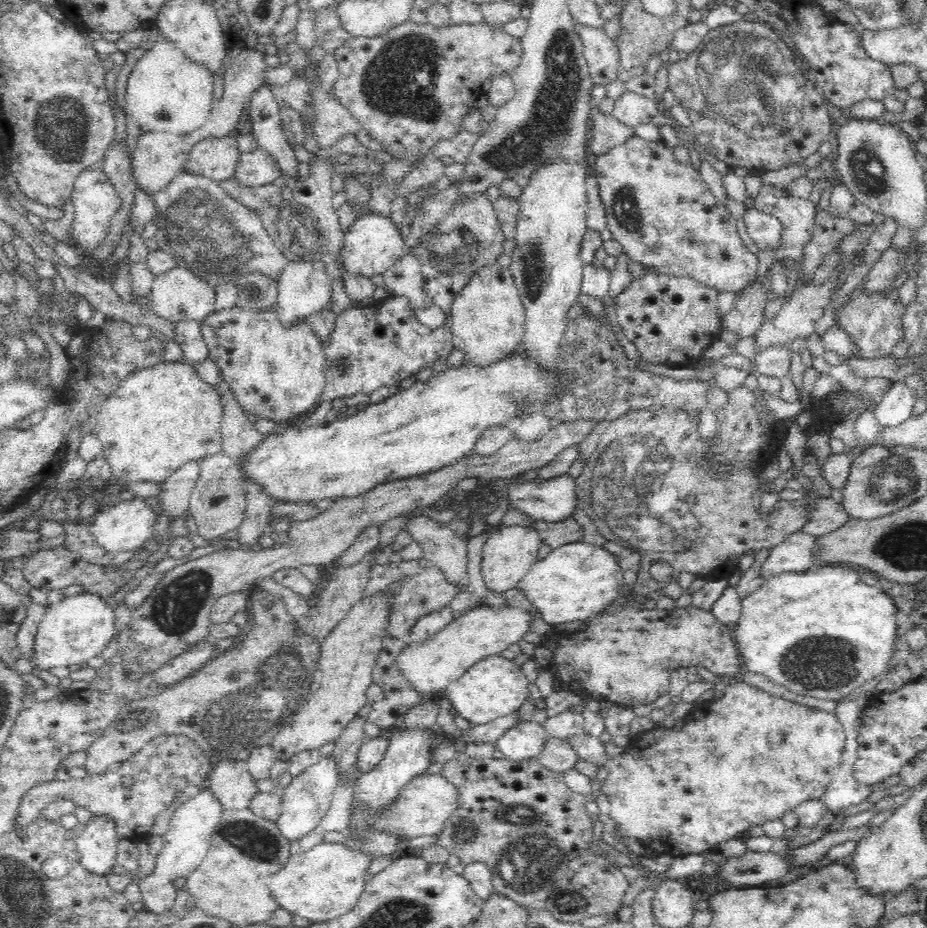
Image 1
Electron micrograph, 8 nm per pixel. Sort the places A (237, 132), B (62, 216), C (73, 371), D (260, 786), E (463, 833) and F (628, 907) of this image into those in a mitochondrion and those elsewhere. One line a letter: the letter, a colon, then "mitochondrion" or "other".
A: other
B: other
C: other
D: other
E: mitochondrion
F: other

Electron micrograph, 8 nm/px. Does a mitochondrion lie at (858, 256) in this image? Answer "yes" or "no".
no

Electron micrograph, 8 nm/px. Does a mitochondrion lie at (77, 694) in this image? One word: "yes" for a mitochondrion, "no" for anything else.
no

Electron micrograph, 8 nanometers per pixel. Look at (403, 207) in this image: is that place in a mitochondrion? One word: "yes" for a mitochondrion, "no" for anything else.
no

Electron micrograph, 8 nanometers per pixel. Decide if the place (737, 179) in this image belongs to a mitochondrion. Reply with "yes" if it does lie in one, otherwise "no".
no

